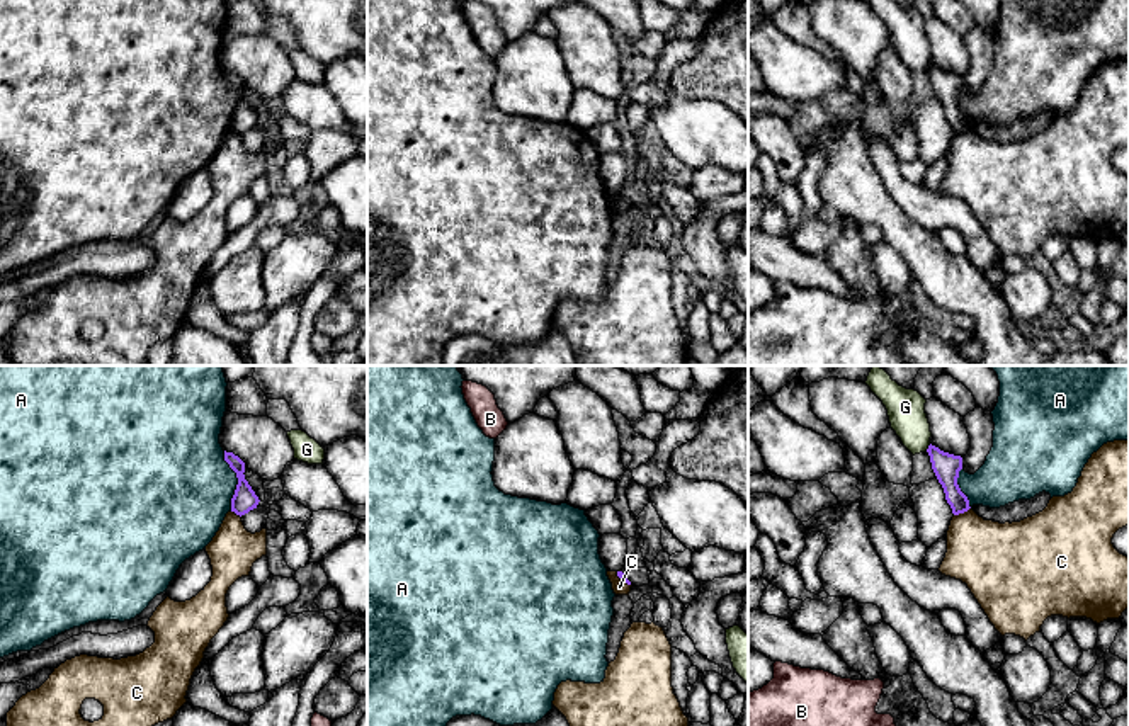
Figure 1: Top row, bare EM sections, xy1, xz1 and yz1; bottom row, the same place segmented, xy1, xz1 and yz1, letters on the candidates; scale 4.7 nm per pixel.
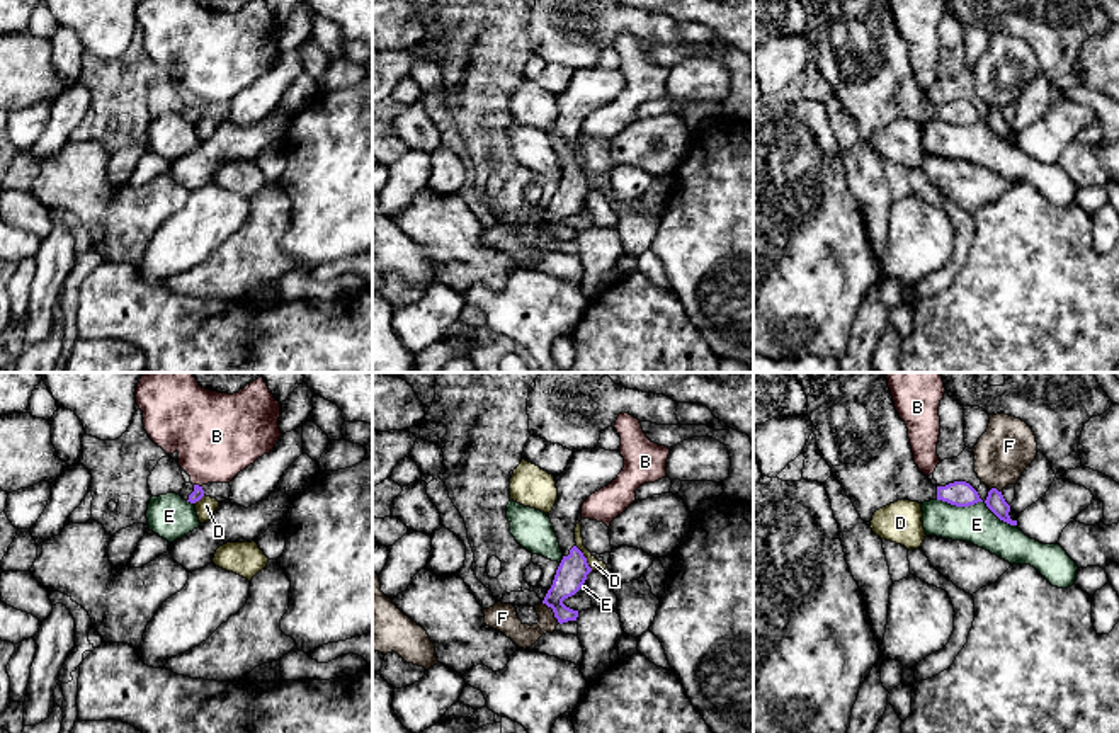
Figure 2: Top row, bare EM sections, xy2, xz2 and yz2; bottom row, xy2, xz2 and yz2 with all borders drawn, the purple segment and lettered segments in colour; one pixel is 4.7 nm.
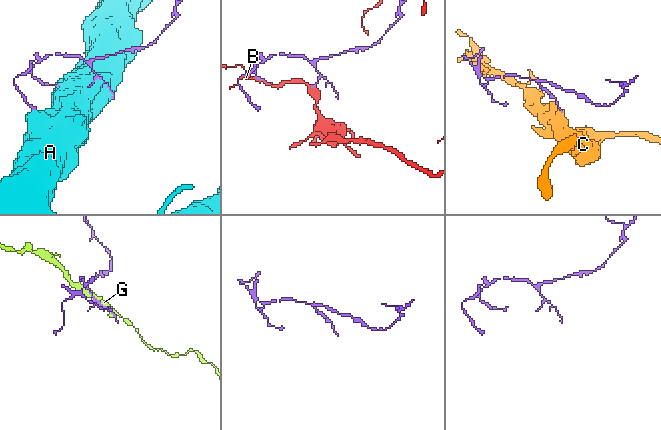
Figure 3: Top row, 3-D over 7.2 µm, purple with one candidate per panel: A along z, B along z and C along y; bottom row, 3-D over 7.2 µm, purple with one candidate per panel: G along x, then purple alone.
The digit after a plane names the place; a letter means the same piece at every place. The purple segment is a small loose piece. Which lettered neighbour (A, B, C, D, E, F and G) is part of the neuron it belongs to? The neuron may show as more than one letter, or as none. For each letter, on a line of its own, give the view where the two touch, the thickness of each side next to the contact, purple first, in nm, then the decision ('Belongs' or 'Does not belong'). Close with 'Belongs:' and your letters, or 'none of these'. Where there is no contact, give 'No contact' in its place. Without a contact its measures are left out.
A: Touches purple in xy1. Thickness 120 nm (purple) against 440 nm. Does not belong
B: Touches purple in xy2. Thickness 60 nm (purple) against 400 nm. Does not belong
C: Touches purple in yz1. Thickness 130 nm (purple) against 340 nm. Does not belong
D: Touches purple in xz2. Thickness 140 nm (purple) against 60 nm. Does not belong
E: Touches purple in yz2. Thickness 120 nm (purple) against 190 nm. Does not belong
F: Touches purple in xz2. Thickness 140 nm (purple) against 130 nm. Does not belong
G: Touches purple in yz1. Thickness 130 nm (purple) against 180 nm. Does not belong
Belongs: none of these

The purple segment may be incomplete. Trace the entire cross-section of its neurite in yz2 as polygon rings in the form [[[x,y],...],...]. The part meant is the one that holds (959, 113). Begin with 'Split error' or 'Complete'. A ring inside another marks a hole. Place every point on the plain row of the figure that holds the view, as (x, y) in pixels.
Split error. [[[811,0],[808,32],[818,68],[861,138],[871,146],[876,129],[898,119],[942,119],[956,126],[983,121],[966,100],[934,105],[913,80],[908,48],[900,37],[888,0]]]

